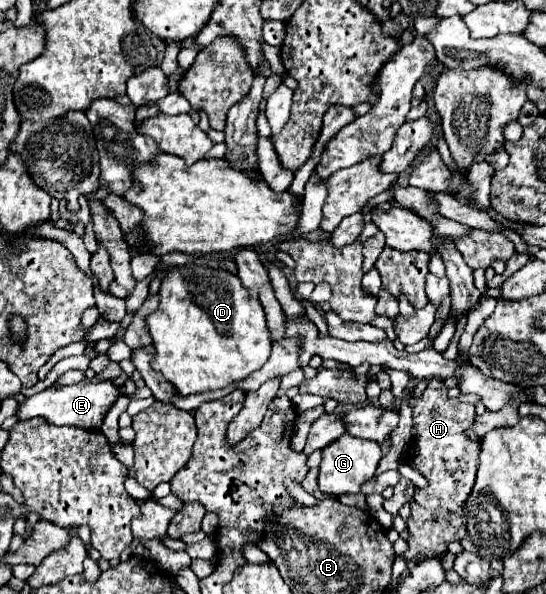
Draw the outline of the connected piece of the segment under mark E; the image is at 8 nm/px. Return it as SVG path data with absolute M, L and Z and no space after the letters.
M103 380L103 382L77 382L71 386L63 384L53 384L45 388L43 392L29 396L23 404L19 404L17 416L21 420L27 418L45 418L49 424L55 426L79 426L85 430L97 430L103 424L105 414L111 410L115 400L121 396L121 386L117 386L113 380Z

